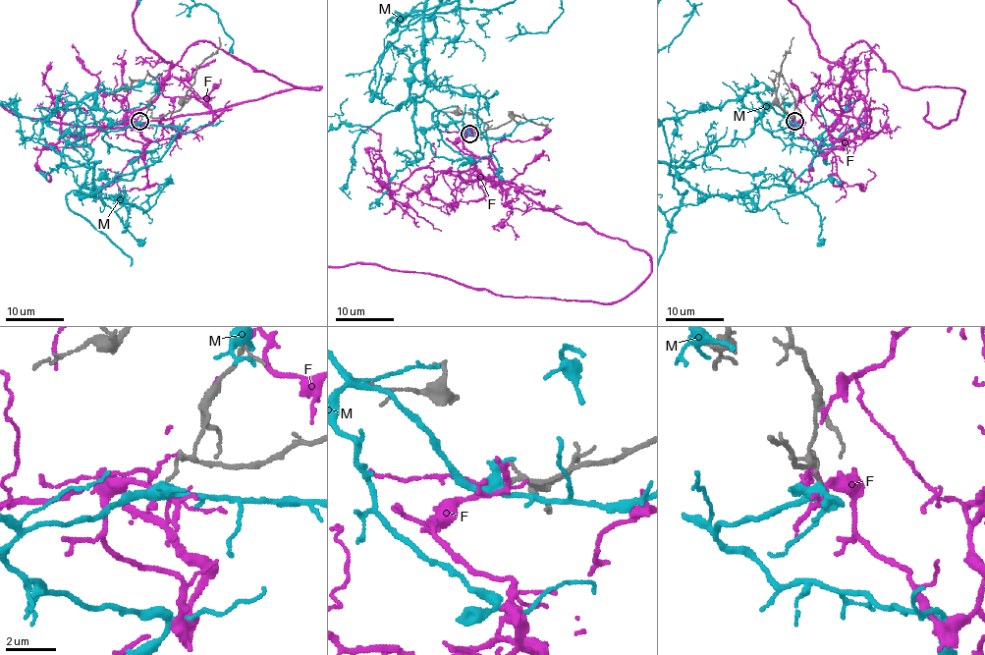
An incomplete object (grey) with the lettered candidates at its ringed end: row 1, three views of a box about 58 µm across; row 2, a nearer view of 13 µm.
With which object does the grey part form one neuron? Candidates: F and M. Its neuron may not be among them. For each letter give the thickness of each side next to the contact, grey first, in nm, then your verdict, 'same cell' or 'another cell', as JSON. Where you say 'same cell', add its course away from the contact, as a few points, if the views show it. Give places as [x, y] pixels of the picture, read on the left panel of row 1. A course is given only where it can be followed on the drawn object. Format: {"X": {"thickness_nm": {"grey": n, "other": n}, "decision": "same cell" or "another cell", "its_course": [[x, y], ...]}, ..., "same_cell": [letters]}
{"F": {"thickness_nm": {"grey": 190, "other": 130}, "decision": "another cell"}, "M": {"thickness_nm": {"grey": 130, "other": 360}, "decision": "another cell"}, "same_cell": []}

